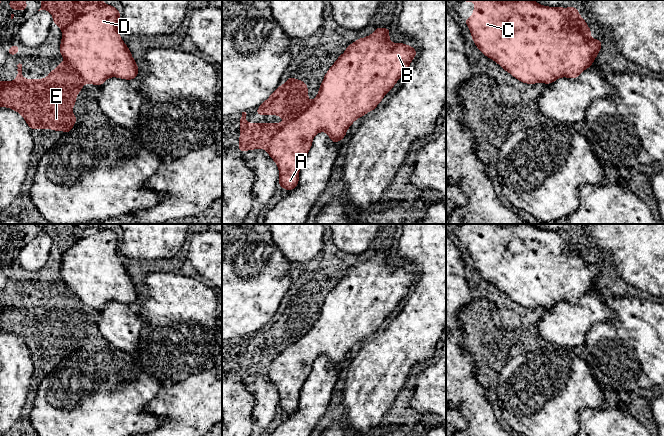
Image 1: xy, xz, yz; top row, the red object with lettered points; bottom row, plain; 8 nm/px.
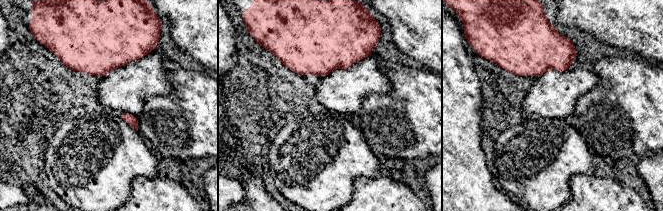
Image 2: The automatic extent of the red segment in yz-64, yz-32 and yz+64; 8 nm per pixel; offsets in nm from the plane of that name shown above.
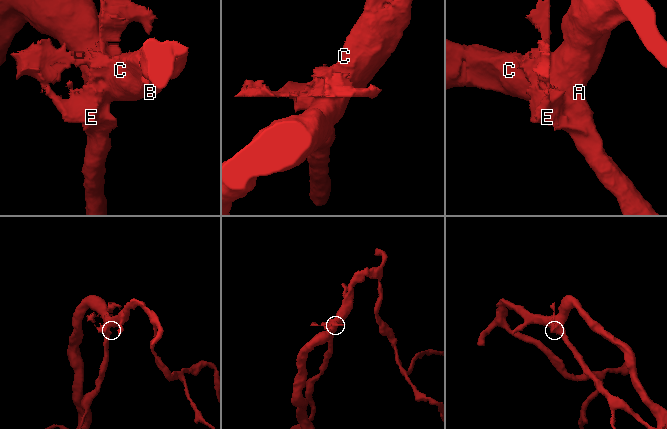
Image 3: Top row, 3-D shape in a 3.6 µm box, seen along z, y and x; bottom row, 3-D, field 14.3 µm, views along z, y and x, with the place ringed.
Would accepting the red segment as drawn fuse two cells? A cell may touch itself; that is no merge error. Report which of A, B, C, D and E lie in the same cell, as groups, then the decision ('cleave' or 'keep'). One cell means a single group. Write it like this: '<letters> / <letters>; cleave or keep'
A B C D E; keep

